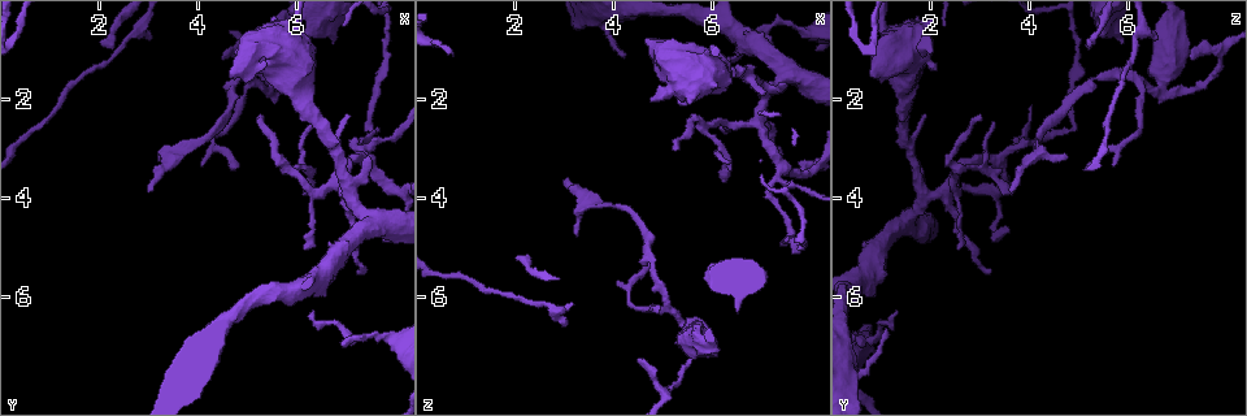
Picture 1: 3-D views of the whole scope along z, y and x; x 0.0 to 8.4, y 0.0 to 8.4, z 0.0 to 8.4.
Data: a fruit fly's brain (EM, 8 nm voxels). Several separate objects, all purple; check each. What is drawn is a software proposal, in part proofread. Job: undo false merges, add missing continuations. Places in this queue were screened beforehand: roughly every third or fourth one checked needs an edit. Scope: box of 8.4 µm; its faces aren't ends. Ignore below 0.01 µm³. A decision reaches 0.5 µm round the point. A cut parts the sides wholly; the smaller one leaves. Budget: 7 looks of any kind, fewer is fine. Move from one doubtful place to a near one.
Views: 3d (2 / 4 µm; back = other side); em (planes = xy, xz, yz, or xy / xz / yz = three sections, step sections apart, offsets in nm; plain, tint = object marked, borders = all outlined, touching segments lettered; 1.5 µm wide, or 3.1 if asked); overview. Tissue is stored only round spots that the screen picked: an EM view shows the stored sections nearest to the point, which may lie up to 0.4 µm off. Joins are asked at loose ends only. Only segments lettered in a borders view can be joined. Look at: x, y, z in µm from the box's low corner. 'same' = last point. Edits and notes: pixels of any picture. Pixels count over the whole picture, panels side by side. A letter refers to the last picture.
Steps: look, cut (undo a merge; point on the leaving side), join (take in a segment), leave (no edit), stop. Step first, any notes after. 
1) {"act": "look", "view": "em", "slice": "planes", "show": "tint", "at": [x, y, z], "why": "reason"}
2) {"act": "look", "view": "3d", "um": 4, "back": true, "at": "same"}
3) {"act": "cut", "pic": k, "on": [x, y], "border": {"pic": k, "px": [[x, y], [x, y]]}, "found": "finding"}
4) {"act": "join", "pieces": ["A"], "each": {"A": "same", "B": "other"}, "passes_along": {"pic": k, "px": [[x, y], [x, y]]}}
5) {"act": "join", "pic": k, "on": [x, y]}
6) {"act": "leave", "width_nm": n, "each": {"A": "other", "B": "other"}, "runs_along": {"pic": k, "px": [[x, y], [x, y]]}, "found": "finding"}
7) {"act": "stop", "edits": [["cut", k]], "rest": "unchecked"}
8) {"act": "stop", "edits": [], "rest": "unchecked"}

{"act": "look", "view": "em", "slice": "planes", "show": "plain", "at": [4.20, 6.70, 1.10], "why": "thin end"}

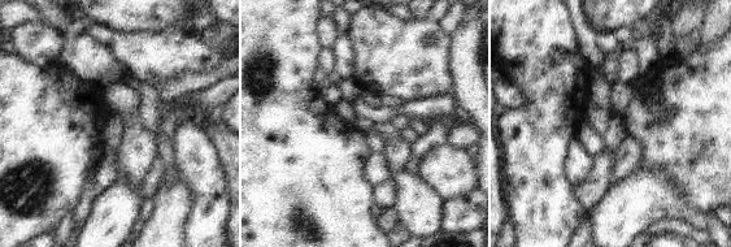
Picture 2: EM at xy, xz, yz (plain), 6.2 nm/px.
{"act": "look", "view": "em", "slice": "planes", "show": "borders", "at": "same"}

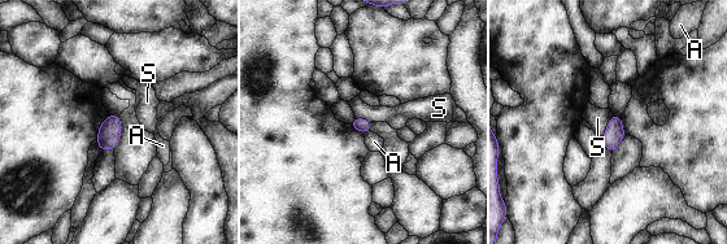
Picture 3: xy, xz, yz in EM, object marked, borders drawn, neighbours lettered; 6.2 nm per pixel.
{"act": "leave", "width_nm": 90, "each": {"A": "other", "S": "other"}, "border": {"pic": 3, "px": [[613, 113], [601, 136]]}, "found": "none of them fits"}

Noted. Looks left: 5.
{"act": "look", "view": "em", "slice": "planes", "show": "tint", "at": [7.60, 2.65, 4.90], "why": "sharp bend"}

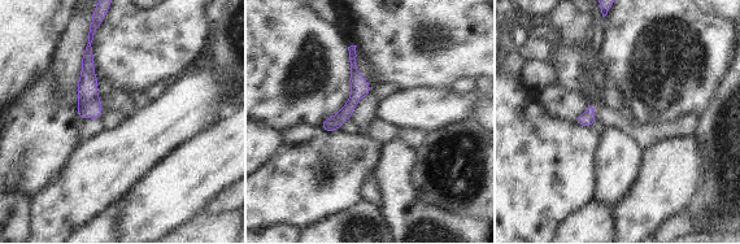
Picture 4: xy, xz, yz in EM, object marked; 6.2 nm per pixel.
{"act": "look", "view": "em", "slice": "planes", "show": "borders", "at": "same", "why": "what lies round it"}

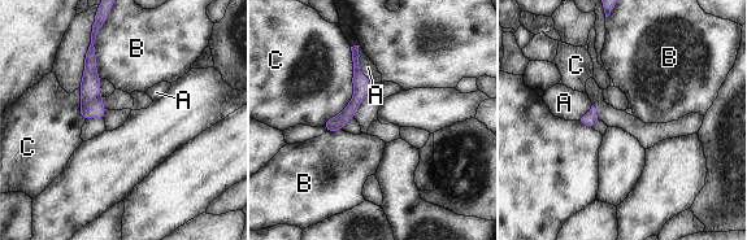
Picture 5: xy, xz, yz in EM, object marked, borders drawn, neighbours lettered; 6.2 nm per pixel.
{"act": "leave", "each": {"A": "other", "B": "other", "C": "other"}, "found": "one neuron here"}

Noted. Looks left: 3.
{"act": "look", "view": "em", "slice": "xy", "step": 8, "show": "tint", "at": [6.75, 0.90, 5.90], "why": "free end"}

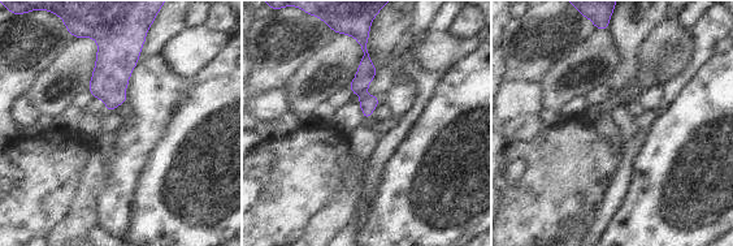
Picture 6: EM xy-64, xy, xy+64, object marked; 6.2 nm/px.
{"act": "look", "view": "em", "slice": "planes", "show": "borders", "at": "same", "why": "another direction"}

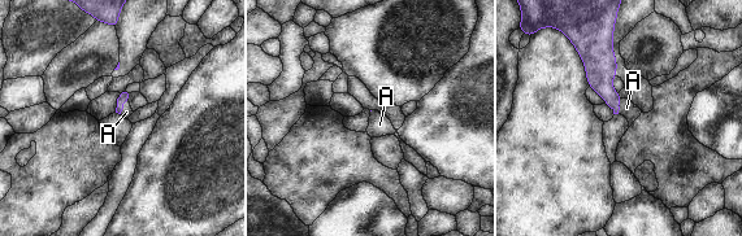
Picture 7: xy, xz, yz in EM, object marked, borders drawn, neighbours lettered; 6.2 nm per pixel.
{"act": "join", "pic": 7, "on": [626, 108], "each": {"A": "same"}, "found": "it goes on there"}

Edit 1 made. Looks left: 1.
{"act": "stop", "edits": [["join", 7]], "rest": "unchecked"}

